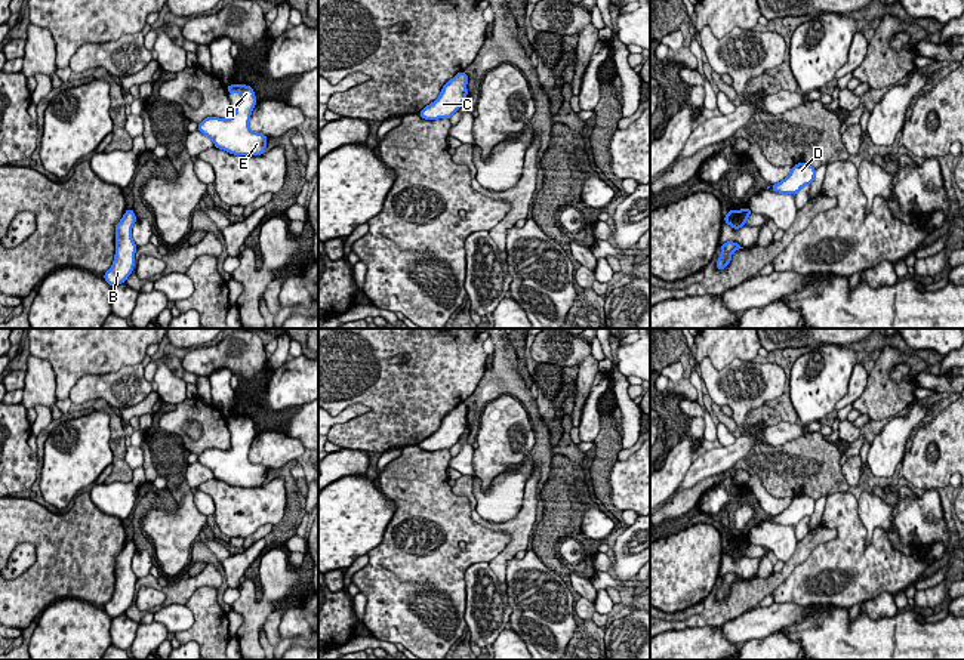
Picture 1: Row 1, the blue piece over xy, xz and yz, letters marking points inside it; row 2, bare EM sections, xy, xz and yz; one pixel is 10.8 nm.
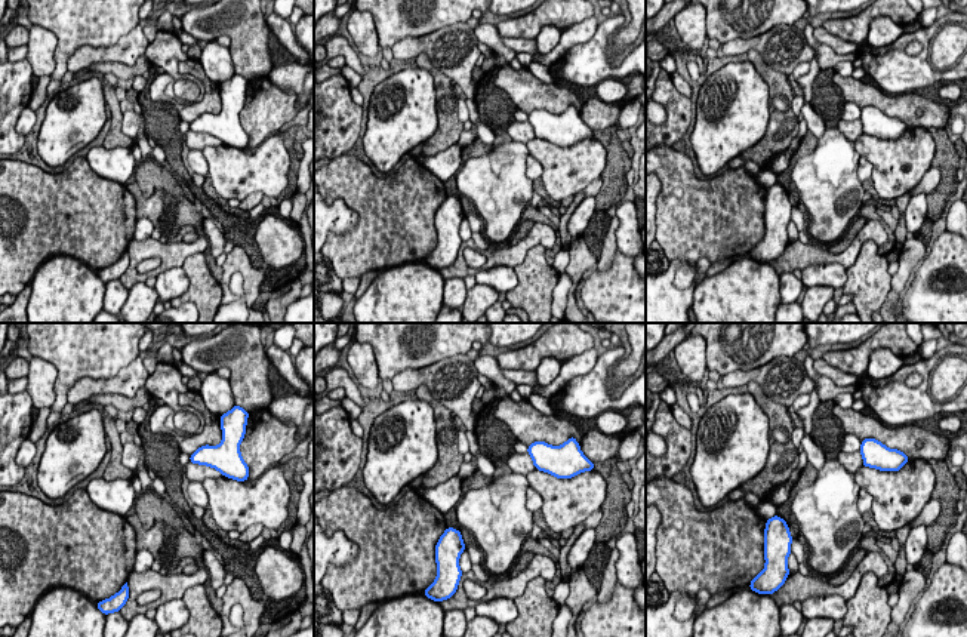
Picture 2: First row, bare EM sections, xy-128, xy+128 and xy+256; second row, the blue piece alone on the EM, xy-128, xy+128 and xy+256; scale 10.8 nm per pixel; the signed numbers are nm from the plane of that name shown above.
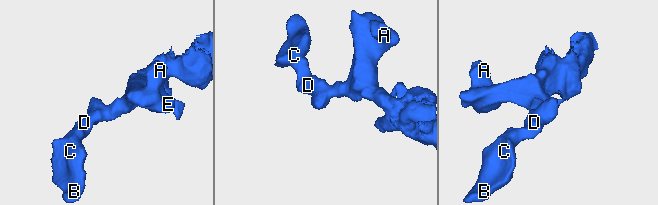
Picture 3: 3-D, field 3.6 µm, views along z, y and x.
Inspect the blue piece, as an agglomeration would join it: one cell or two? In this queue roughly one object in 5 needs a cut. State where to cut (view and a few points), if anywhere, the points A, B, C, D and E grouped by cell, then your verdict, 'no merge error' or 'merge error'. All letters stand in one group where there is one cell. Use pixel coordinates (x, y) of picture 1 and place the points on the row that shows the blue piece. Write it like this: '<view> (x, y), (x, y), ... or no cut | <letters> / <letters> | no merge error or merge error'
no cut | A B C D E | no merge error

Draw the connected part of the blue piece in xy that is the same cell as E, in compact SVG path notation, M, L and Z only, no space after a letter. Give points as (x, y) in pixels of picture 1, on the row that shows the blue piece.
M230 84L227 92L241 95L241 102L231 105L237 112L227 120L207 117L198 124L198 132L210 138L216 148L230 154L264 154L268 138L249 129L250 114L256 105L253 89L244 84Z

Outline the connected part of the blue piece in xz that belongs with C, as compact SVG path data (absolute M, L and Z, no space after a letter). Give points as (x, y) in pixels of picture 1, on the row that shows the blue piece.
M463 71L458 73L443 86L440 96L419 111L419 115L425 120L450 118L468 95L466 83L468 75Z

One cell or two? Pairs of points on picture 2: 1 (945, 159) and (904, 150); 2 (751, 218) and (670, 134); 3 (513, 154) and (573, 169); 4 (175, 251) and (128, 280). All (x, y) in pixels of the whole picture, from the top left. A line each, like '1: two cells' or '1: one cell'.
1: two cells
2: two cells
3: two cells
4: one cell

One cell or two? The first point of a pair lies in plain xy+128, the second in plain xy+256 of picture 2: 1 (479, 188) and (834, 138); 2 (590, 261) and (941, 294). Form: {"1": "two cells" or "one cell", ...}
{"1": "one cell", "2": "two cells"}

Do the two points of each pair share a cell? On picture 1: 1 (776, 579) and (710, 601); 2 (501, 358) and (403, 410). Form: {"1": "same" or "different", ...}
{"1": "same", "2": "different"}

